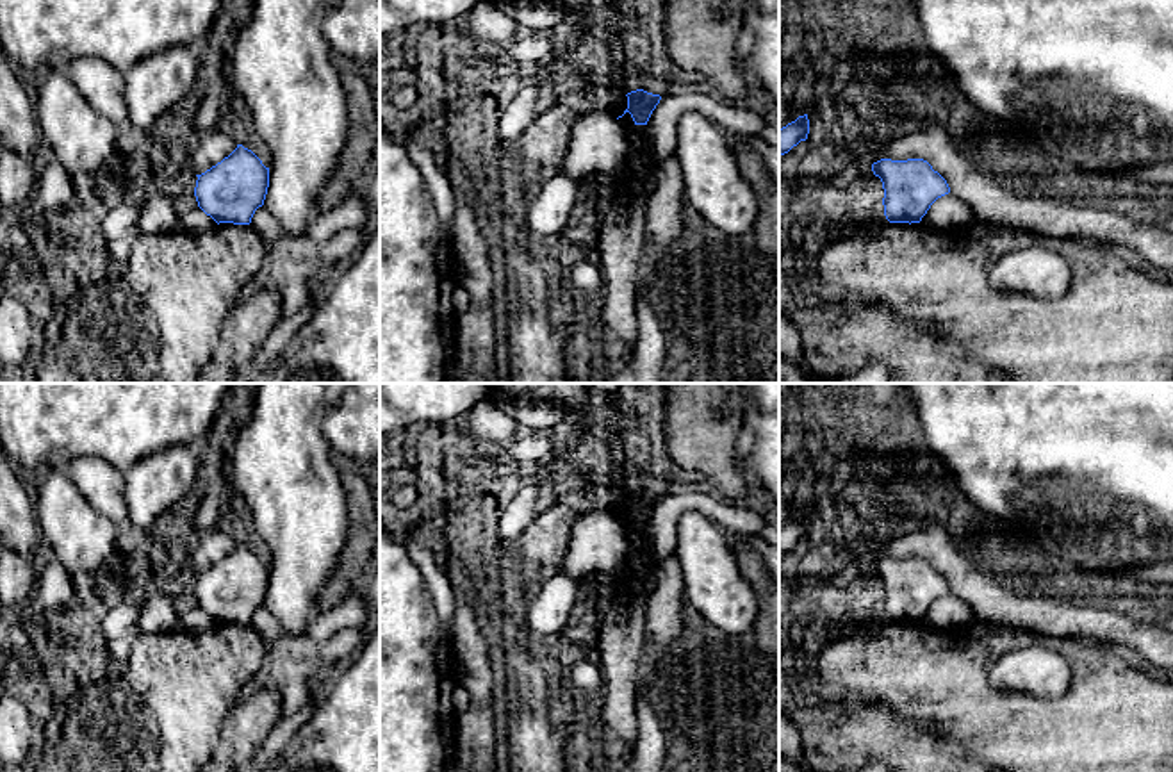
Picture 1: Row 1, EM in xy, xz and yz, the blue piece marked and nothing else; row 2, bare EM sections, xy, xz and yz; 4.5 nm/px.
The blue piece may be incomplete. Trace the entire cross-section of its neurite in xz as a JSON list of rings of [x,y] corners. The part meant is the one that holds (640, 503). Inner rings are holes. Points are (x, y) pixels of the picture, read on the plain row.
[[[644,489],[631,490],[626,496],[628,496],[628,508],[624,510],[624,513],[629,512],[635,524],[647,524],[652,510],[661,499],[660,494],[652,494]]]

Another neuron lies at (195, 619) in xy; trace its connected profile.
[[[200,606],[187,610],[184,615],[178,617],[178,628],[189,631],[209,631],[217,622],[207,615]]]

